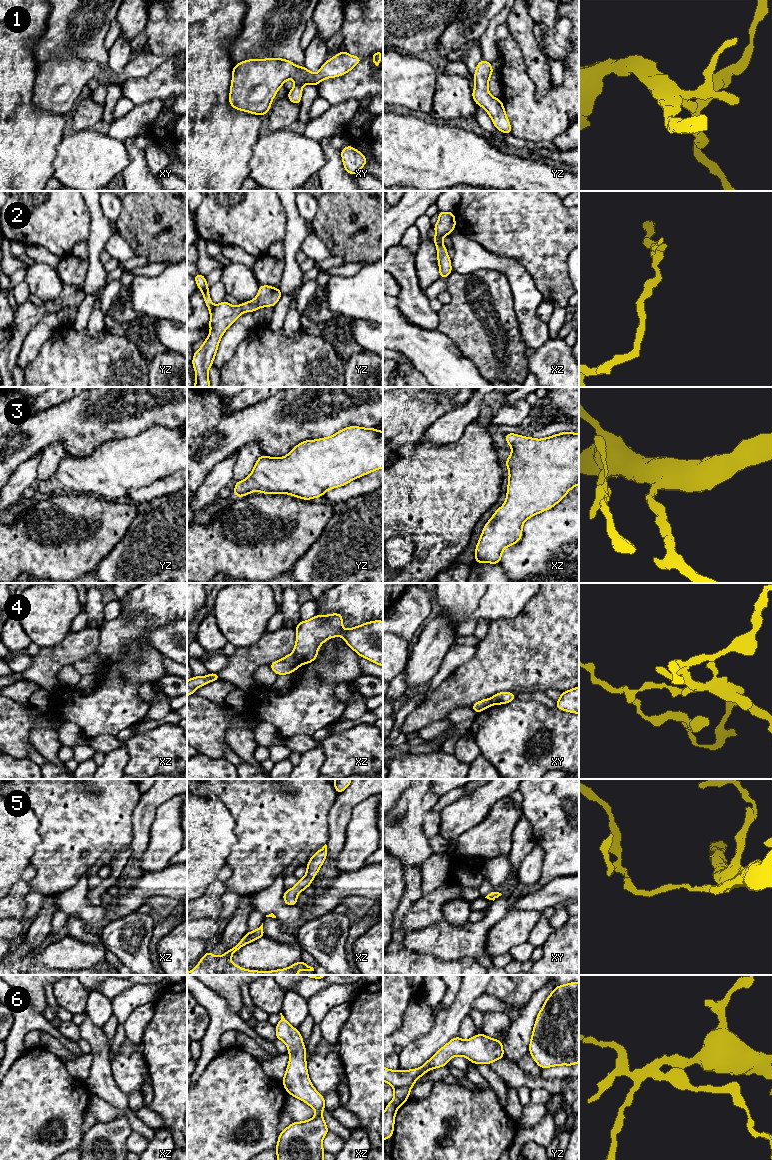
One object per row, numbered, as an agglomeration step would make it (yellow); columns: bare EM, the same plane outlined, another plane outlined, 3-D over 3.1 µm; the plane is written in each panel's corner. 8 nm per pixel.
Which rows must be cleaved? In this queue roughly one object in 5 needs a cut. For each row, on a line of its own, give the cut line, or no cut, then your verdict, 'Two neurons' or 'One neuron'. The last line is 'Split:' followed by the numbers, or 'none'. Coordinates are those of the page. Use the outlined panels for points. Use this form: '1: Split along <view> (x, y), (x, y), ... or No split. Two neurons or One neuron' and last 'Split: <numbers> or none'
1: No split. One neuron
2: No split. One neuron
3: No split. One neuron
4: Split along xz (292, 653), (300, 664). Two neurons
5: No split. One neuron
6: No split. One neuron
Split: 4

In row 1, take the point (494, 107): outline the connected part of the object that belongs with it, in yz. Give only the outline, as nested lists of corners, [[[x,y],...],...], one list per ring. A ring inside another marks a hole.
[[[481,59],[474,74],[475,88],[472,91],[474,102],[484,108],[497,130],[504,134],[512,134],[512,129],[501,99],[494,98],[488,89],[493,73],[492,64]]]

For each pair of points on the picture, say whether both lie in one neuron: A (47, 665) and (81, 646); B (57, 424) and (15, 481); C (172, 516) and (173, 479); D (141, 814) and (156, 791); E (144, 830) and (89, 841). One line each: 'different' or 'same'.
A: same
B: different
C: different
D: same
E: different

